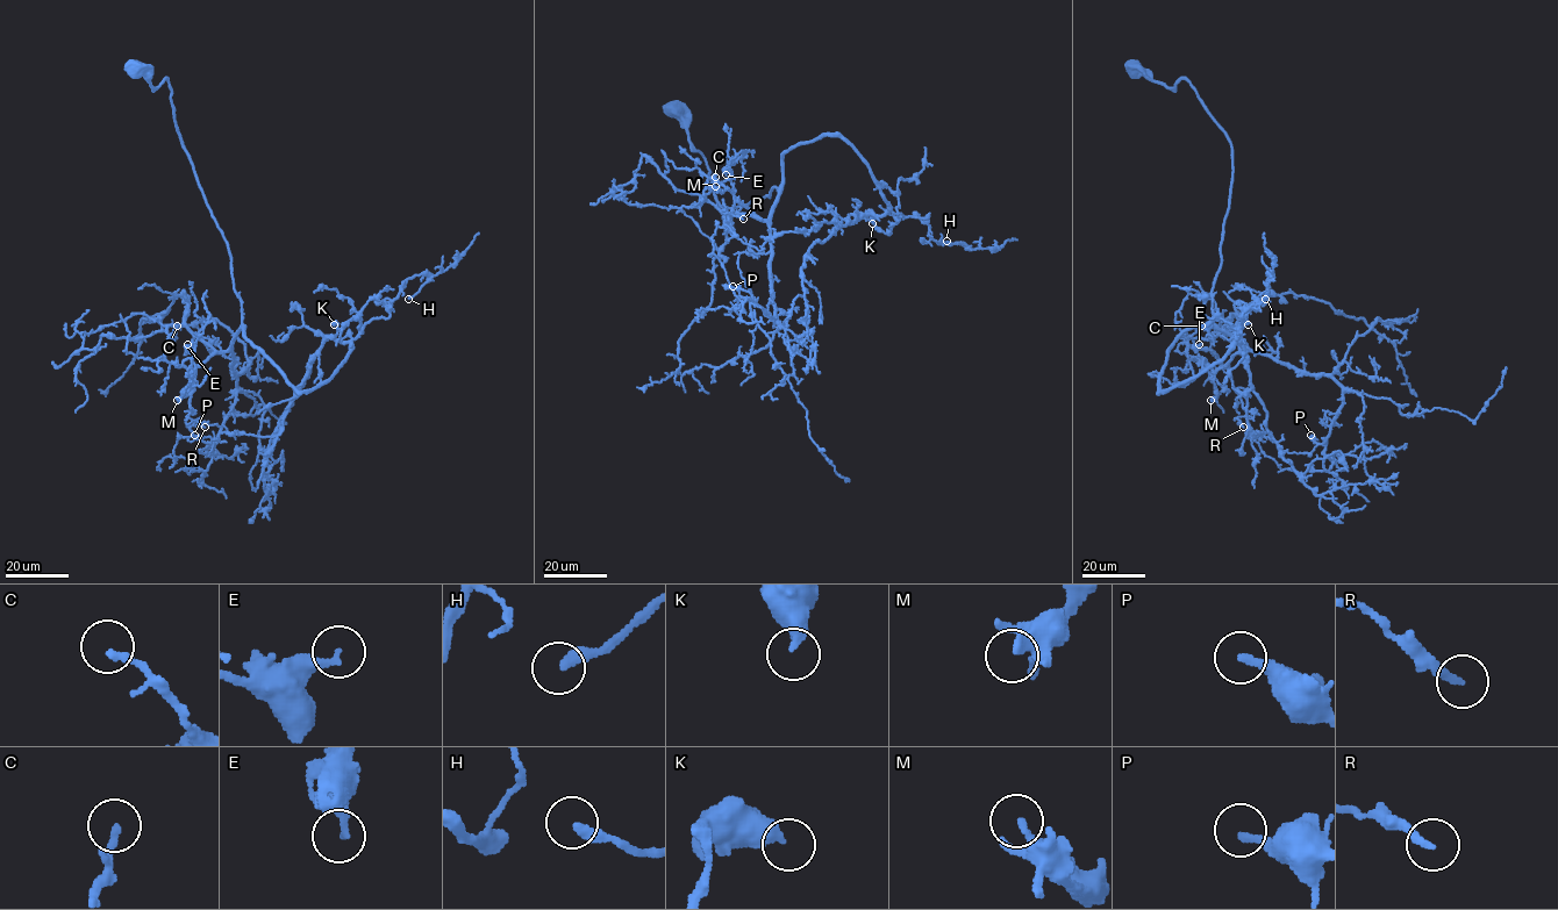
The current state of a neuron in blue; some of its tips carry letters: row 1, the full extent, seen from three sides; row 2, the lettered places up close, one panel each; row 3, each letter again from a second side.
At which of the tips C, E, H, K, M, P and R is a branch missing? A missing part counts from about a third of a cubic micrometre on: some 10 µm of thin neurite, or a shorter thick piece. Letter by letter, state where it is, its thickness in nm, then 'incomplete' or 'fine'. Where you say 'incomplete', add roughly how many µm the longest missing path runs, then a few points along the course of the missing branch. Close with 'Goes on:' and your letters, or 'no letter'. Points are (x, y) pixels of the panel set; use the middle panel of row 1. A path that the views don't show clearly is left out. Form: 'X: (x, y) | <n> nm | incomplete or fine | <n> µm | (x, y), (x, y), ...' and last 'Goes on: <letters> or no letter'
C: (715, 177) | 200 nm | fine
E: (726, 174) | 220 nm | fine
H: (947, 241) | 320 nm | fine
K: (872, 223) | 400 nm | fine
M: (715, 186) | 340 nm | fine
P: (733, 286) | 280 nm | fine
R: (743, 219) | 240 nm | fine
Goes on: no letter

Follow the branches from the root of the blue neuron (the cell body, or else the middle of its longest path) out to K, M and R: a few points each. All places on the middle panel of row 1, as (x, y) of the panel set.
K: (672, 108), (722, 207), (769, 196), (783, 185), (785, 152), (836, 135), (887, 202), (872, 223)
M: (672, 108), (722, 207), (769, 196), (773, 187), (780, 193), (770, 216), (759, 219), (715, 186)
R: (672, 108), (722, 207), (780, 188), (767, 219), (735, 201), (728, 222), (724, 216), (743, 219)

